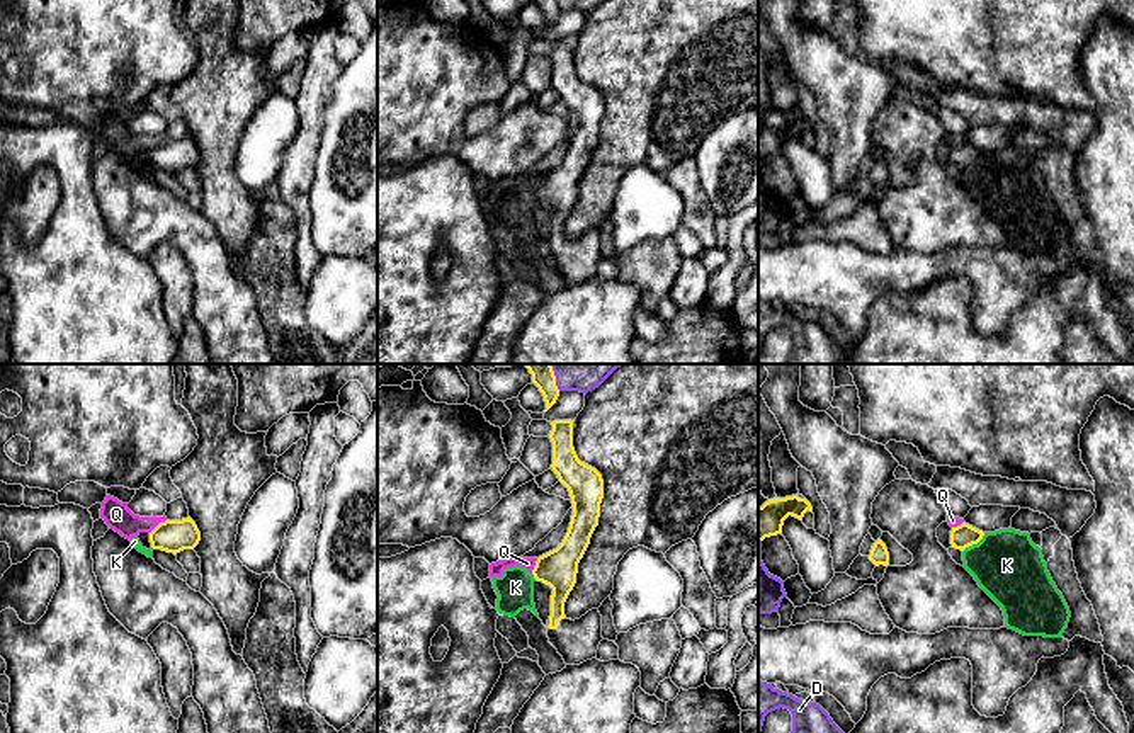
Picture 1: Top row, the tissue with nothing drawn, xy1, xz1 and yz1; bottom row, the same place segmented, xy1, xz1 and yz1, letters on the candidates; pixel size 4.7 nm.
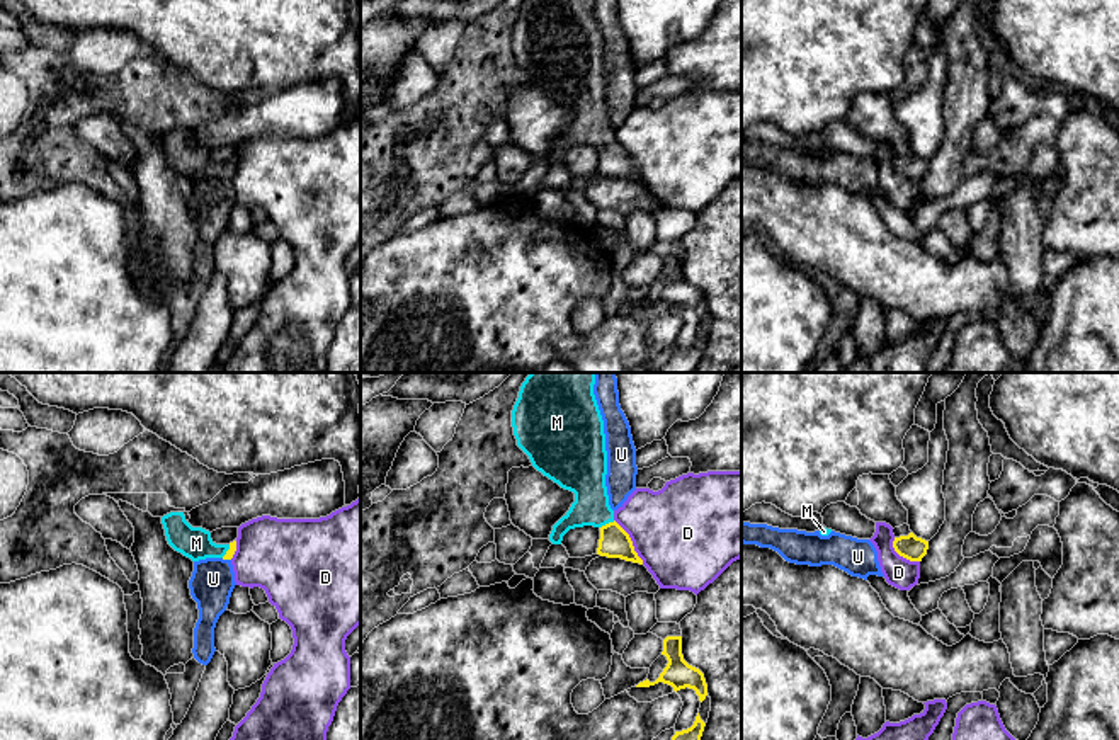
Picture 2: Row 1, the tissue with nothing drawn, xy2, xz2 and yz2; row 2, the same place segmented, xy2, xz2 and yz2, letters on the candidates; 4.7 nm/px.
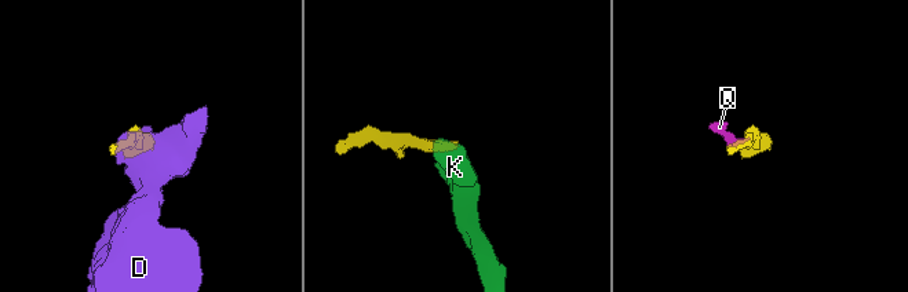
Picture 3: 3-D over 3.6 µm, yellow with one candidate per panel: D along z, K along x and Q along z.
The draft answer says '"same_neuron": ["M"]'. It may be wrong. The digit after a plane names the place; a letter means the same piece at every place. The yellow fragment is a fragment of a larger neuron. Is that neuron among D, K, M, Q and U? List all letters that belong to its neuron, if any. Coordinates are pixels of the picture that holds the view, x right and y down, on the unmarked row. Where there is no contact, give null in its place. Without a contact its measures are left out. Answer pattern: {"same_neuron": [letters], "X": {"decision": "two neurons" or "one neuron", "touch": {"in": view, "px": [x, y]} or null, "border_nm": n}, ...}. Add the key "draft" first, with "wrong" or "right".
{"draft": "right", "same_neuron": ["M"], "D": {"decision": "two neurons", "touch": {"in": "xz2", "px": [631, 160]}, "border_nm": 260}, "K": {"decision": "two neurons", "touch": {"in": "yz1", "px": [975, 162]}, "border_nm": 140}, "M": {"decision": "one neuron", "touch": {"in": "xz2", "px": [609, 142]}, "border_nm": 80}, "Q": {"decision": "two neurons", "touch": {"in": "xy1", "px": [157, 145]}, "border_nm": 100}, "U": {"decision": "two neurons", "touch": {"in": "xy2", "px": [227, 177]}, "border_nm": 50}}

